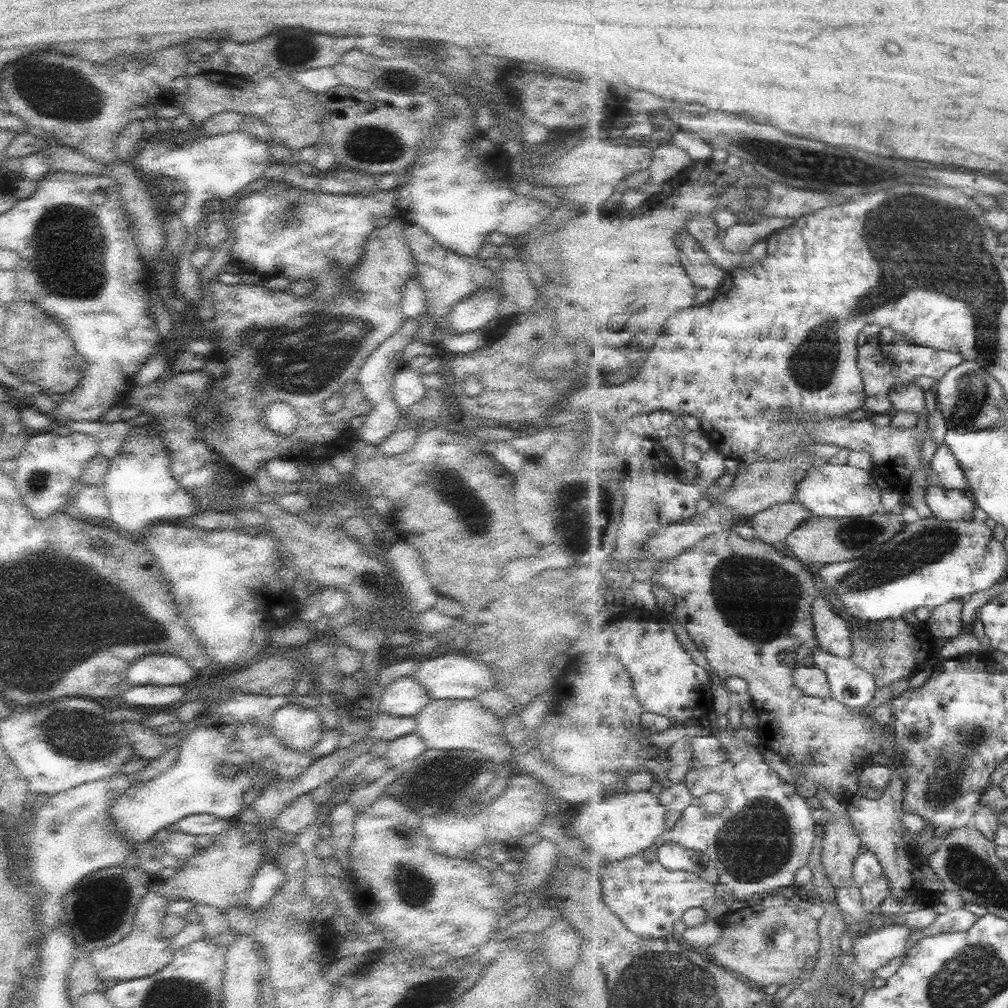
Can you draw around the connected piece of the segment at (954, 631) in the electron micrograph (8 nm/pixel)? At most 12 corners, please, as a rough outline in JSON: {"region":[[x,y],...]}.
{"region":[[964,600],[933,609],[926,626],[940,639],[964,632]]}

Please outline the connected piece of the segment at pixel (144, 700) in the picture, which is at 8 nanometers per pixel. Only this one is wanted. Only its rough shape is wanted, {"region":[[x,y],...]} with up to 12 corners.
{"region":[[190,685],[132,686],[121,693],[124,706],[166,706]]}

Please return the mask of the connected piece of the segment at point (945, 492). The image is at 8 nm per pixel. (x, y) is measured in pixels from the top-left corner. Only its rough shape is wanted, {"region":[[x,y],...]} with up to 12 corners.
{"region":[[929,485],[926,501],[940,520],[975,519],[970,491]]}

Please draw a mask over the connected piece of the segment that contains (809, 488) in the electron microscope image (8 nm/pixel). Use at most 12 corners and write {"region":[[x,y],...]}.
{"region":[[826,463],[798,483],[813,517],[884,512],[872,470]]}

